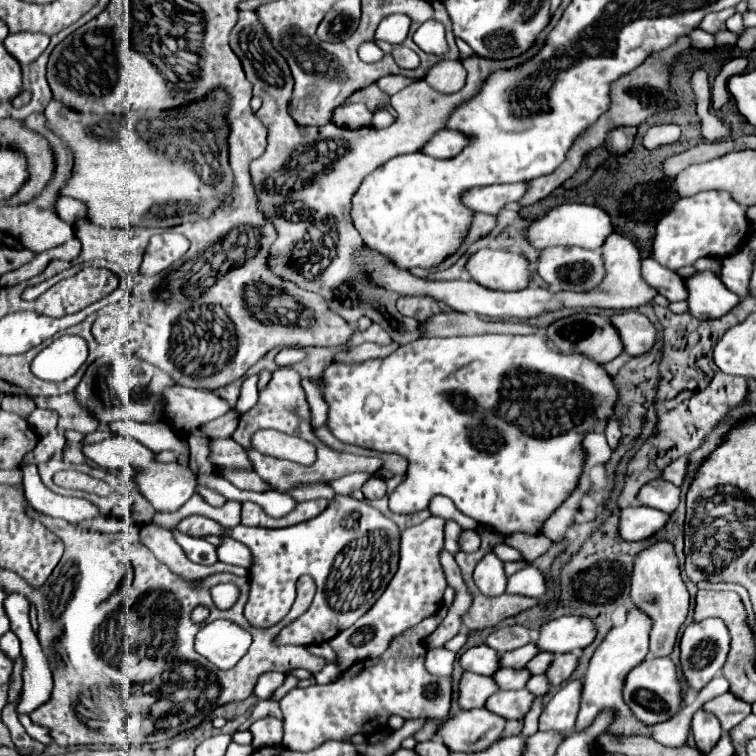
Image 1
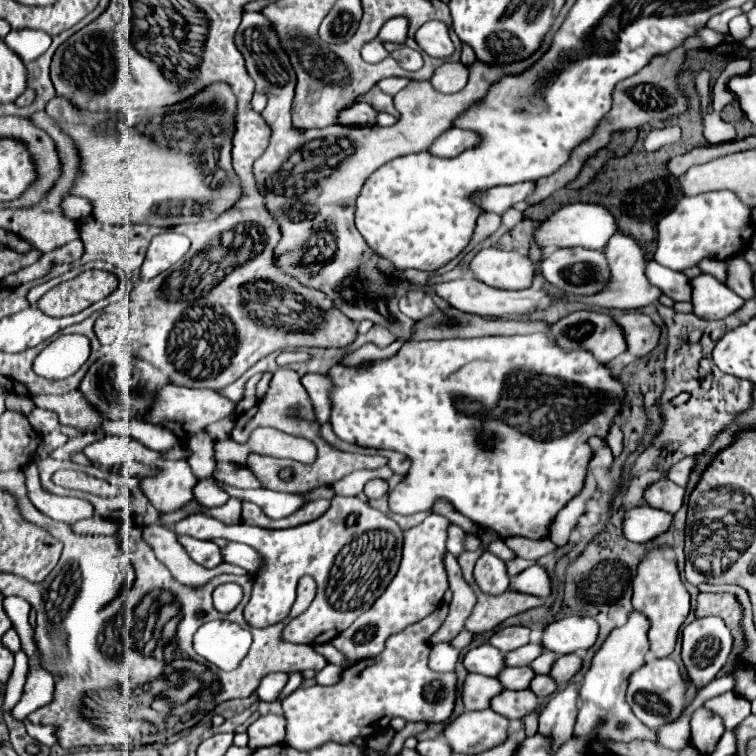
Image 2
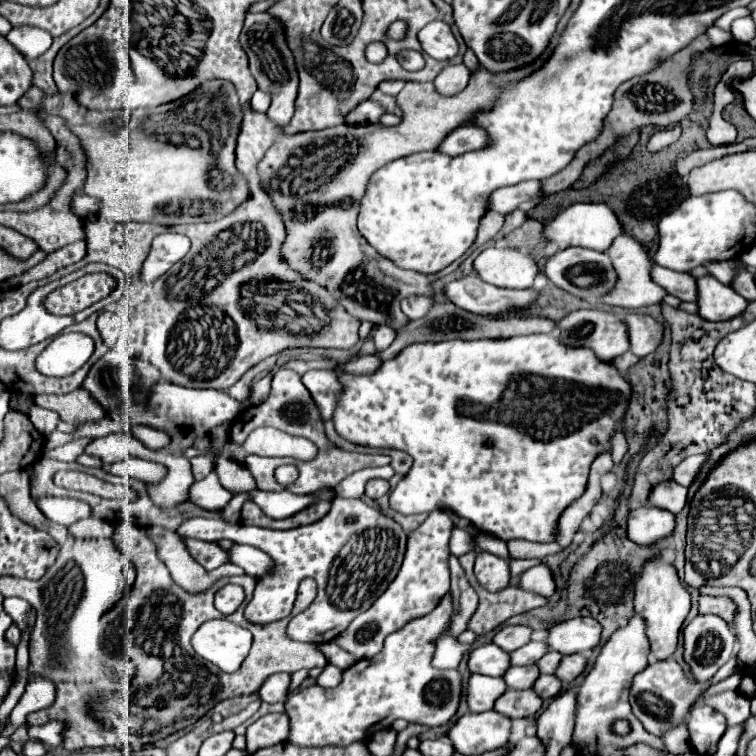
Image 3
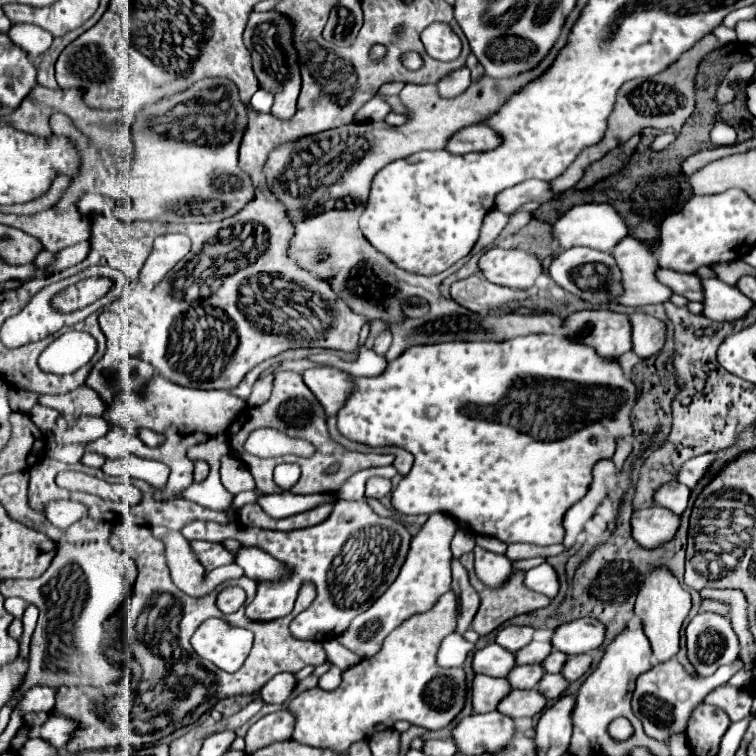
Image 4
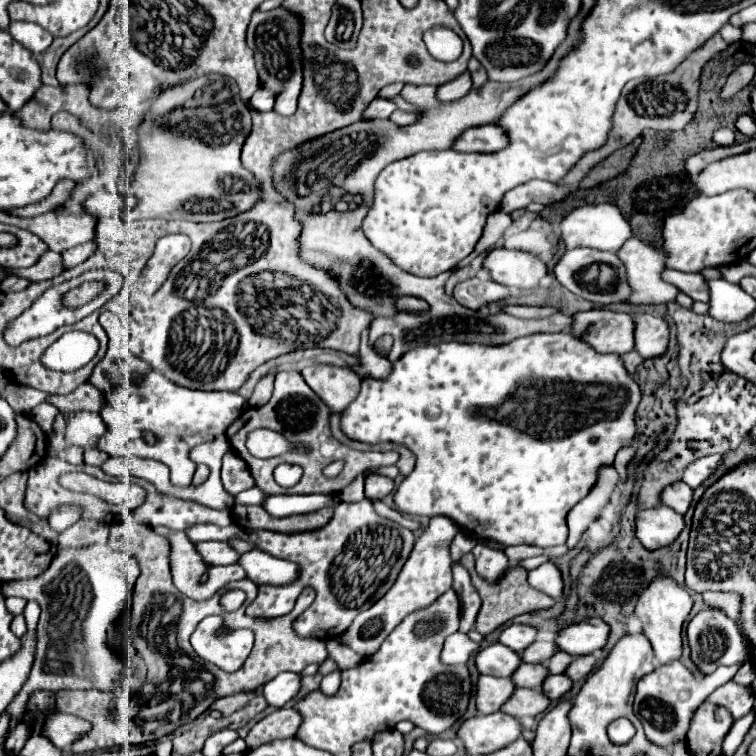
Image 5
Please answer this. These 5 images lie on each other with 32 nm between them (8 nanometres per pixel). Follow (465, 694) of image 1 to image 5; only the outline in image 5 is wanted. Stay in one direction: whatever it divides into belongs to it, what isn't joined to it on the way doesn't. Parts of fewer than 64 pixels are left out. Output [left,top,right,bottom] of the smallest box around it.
[476,676,516,714]

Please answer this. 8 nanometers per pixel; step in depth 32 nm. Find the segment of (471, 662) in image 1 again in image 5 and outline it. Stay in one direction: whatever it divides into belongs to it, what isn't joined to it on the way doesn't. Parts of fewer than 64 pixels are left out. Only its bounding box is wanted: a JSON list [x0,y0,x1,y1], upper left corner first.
[476,644,520,676]

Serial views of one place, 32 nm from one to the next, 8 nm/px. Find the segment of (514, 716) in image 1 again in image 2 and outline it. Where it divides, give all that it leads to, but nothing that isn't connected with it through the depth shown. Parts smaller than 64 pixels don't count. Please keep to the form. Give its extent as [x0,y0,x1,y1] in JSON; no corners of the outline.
[492,690,540,720]

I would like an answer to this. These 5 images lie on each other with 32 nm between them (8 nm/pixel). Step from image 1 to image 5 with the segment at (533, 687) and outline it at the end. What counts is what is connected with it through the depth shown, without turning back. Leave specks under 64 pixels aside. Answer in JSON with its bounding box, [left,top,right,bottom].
[542,674,572,702]

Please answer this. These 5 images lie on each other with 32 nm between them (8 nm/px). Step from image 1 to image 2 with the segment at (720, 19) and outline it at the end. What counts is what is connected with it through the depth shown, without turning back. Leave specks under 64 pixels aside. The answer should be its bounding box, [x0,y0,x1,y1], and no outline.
[708,8,744,32]

